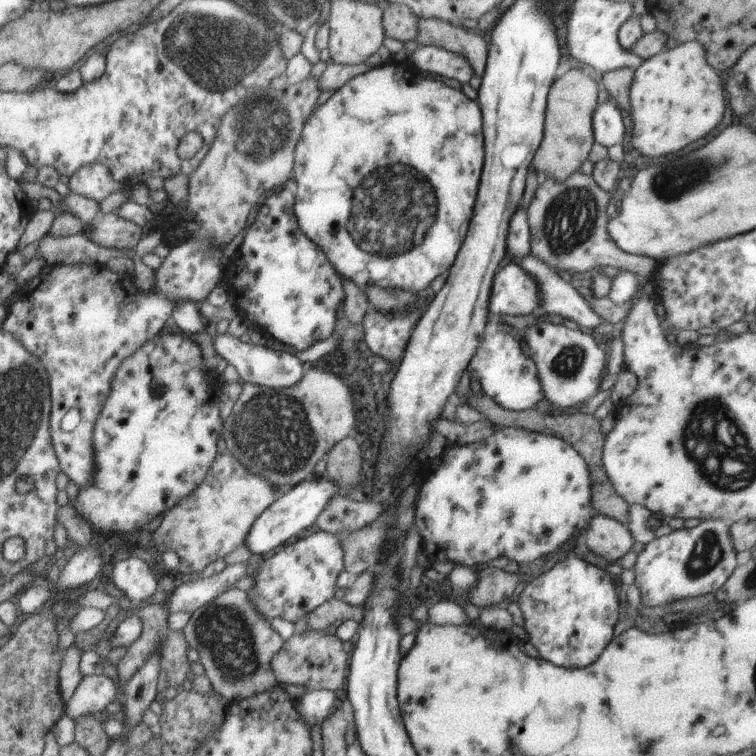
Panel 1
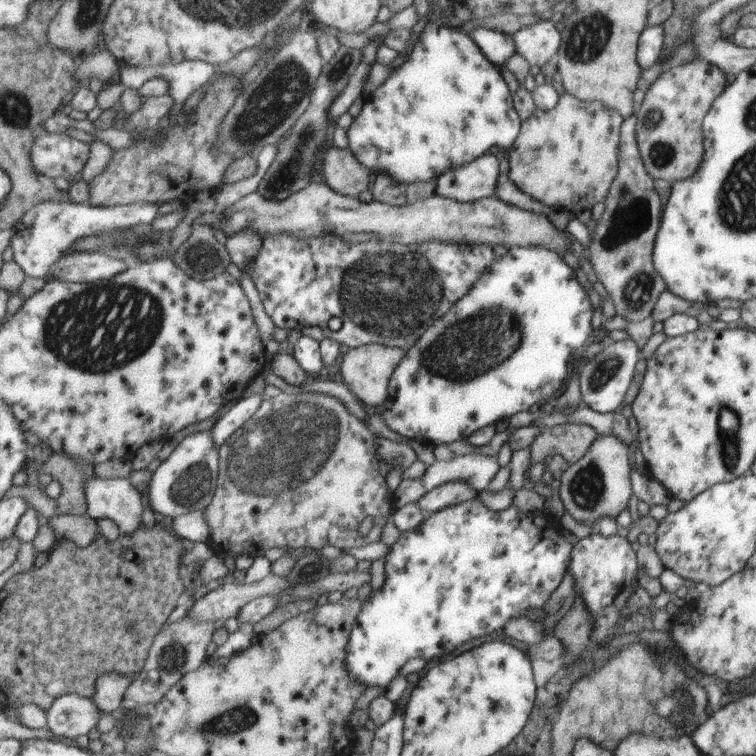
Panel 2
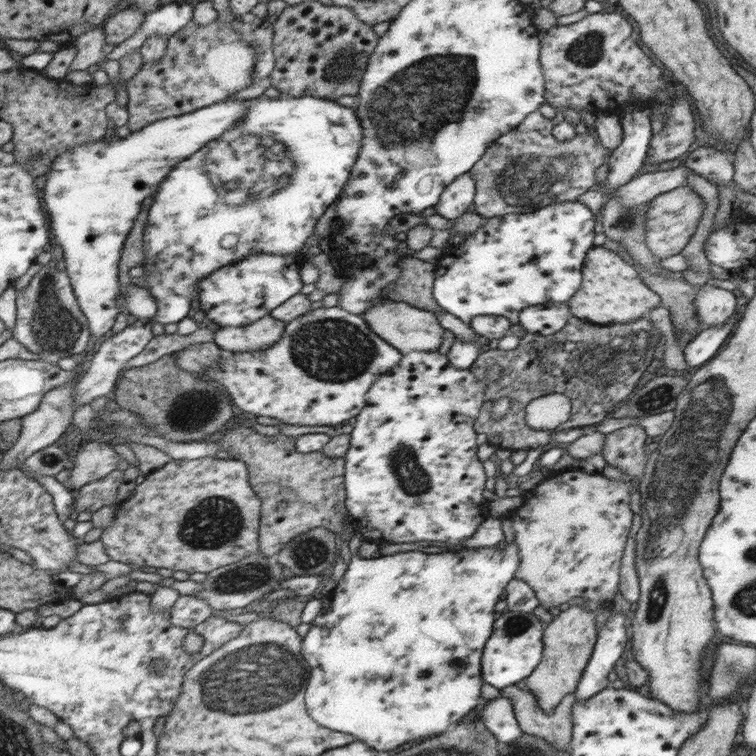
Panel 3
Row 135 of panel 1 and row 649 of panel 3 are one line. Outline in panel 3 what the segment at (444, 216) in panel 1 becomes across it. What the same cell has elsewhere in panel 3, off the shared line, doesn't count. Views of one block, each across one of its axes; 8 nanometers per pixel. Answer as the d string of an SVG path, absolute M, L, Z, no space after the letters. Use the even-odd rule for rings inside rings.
M355 534L355 538L349 540L347 546L349 546L349 552L351 552L351 562L347 564L347 570L341 576L341 580L337 582L337 586L329 592L329 598L325 600L325 608L315 616L307 636L303 638L303 658L307 660L307 666L311 666L311 680L309 680L311 684L307 686L305 694L307 694L307 706L311 706L311 718L319 726L351 734L359 742L365 742L365 744L373 746L375 750L393 750L395 746L399 746L403 742L423 740L423 738L441 734L447 726L455 724L461 716L465 716L471 708L477 706L479 688L481 688L479 656L481 656L481 648L483 648L485 640L489 640L489 634L491 634L493 606L499 600L505 584L515 580L515 576L519 572L519 566L521 566L521 556L519 556L519 548L513 540L511 544L503 546L503 548L499 548L499 546L455 548L457 552L453 550L453 554L451 554L451 550L439 550L439 552L431 552L431 554L403 552L403 554L379 556L379 558L365 560L365 558L355 556L361 542L363 542L363 534Z

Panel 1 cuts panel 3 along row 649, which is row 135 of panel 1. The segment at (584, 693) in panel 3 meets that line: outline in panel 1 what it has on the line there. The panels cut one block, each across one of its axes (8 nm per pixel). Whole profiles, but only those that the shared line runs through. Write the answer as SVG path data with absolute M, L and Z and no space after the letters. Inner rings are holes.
M613 100L599 104L595 112L595 142L607 148L613 144L621 144L625 134L621 114L623 110Z

